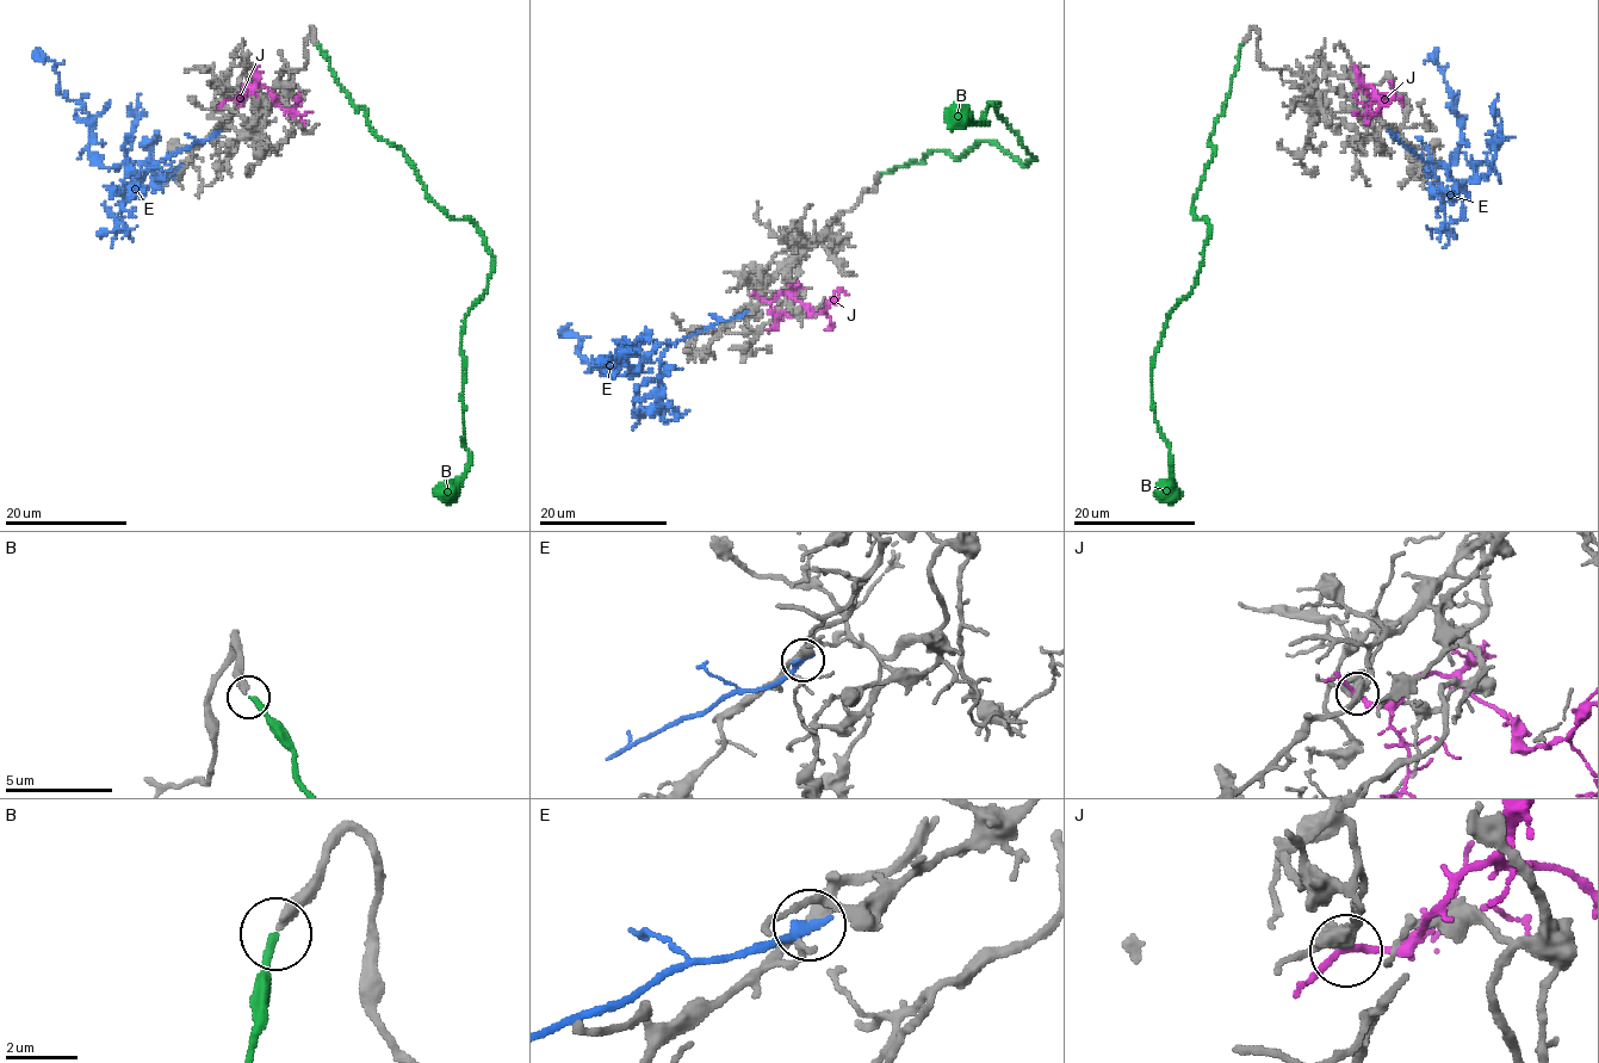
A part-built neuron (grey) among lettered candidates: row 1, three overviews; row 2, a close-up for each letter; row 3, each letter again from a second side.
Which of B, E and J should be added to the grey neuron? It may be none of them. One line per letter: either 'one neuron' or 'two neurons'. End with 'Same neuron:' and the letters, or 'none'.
B: one neuron
E: two neurons
J: two neurons
Same neuron: B

